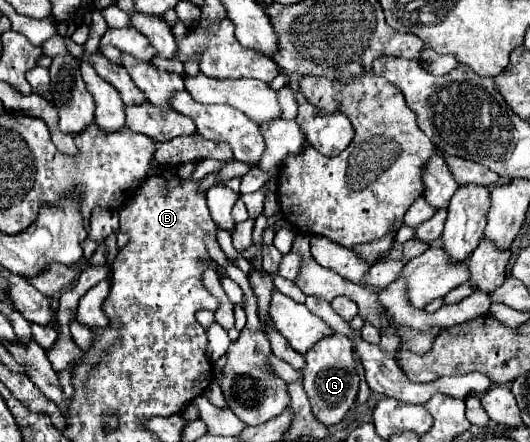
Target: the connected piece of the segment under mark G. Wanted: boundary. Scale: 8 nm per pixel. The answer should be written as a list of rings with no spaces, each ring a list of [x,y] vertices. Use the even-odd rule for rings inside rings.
[[[330,335],[316,343],[306,353],[306,367],[304,367],[304,391],[308,393],[314,417],[324,425],[336,425],[342,421],[346,411],[356,399],[358,393],[358,373],[356,373],[356,359],[354,347],[346,335]]]

